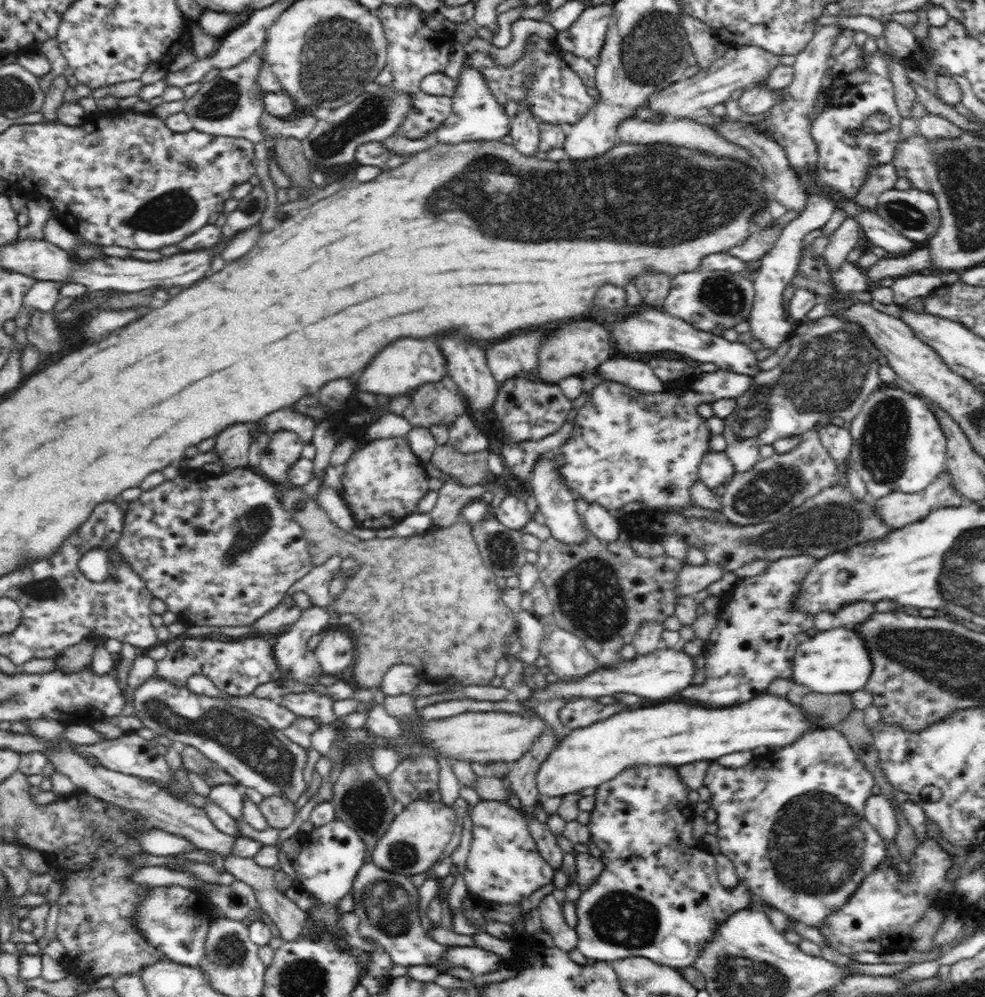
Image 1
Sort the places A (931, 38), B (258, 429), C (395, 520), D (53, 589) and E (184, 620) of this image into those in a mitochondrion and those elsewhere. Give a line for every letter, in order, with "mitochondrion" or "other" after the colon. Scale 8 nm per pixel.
A: other
B: other
C: other
D: mitochondrion
E: other

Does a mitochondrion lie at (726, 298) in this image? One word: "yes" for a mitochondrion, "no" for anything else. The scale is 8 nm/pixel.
yes

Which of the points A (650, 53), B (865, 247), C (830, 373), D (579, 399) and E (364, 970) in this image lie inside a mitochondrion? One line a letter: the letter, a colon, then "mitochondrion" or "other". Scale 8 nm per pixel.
A: mitochondrion
B: other
C: mitochondrion
D: other
E: other

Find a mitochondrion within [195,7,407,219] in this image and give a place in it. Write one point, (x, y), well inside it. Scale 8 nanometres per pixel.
(333, 58)

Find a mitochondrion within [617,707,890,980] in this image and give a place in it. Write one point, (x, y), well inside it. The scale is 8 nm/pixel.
(817, 844)

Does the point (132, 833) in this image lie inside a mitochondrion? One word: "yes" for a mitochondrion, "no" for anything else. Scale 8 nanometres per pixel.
no

